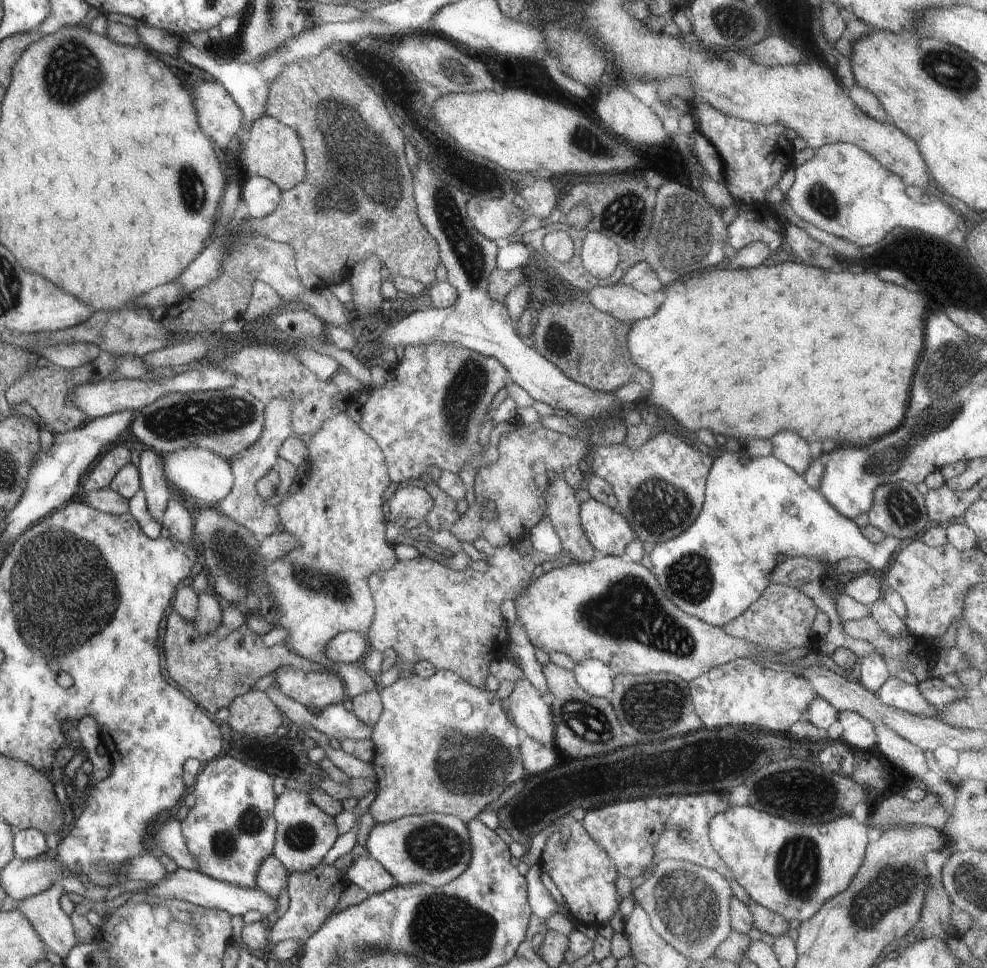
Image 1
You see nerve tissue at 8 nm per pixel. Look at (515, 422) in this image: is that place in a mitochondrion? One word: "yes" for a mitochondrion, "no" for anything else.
no

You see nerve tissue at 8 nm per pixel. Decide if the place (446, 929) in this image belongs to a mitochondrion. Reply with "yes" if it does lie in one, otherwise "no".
yes

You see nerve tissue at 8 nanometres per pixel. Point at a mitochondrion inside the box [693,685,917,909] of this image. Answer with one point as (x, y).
(798, 863)

